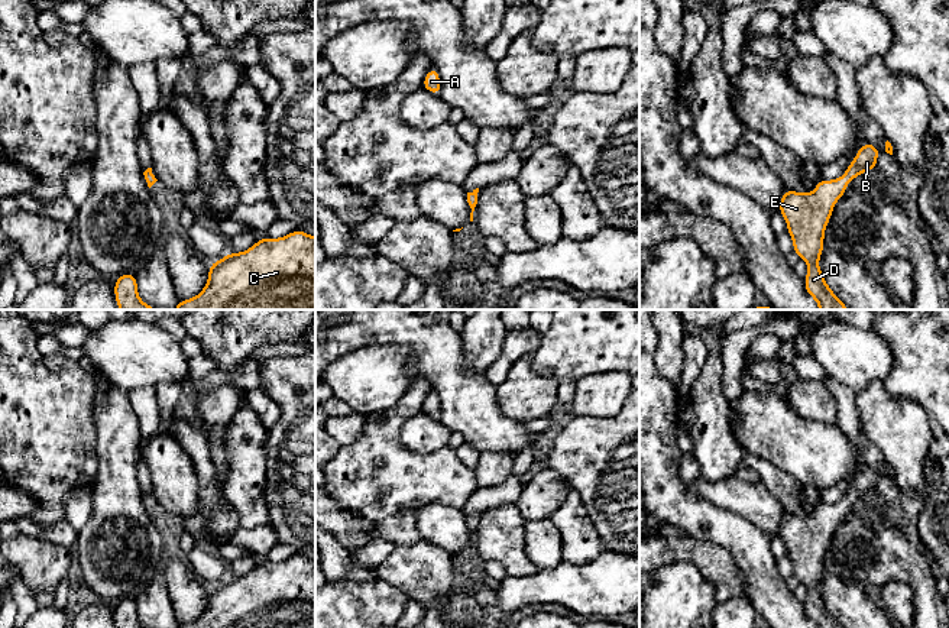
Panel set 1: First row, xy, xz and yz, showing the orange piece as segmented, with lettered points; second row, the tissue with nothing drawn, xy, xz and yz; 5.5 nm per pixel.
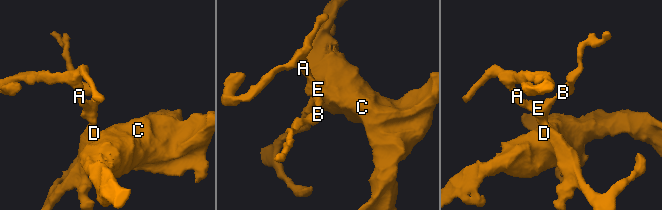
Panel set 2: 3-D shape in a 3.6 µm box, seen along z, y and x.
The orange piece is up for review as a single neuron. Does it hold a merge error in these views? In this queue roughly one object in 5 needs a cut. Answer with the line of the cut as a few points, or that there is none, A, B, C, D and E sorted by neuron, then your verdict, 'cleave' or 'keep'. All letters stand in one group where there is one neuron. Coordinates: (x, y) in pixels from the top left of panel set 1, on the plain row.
no cut; A B C D E; keep

